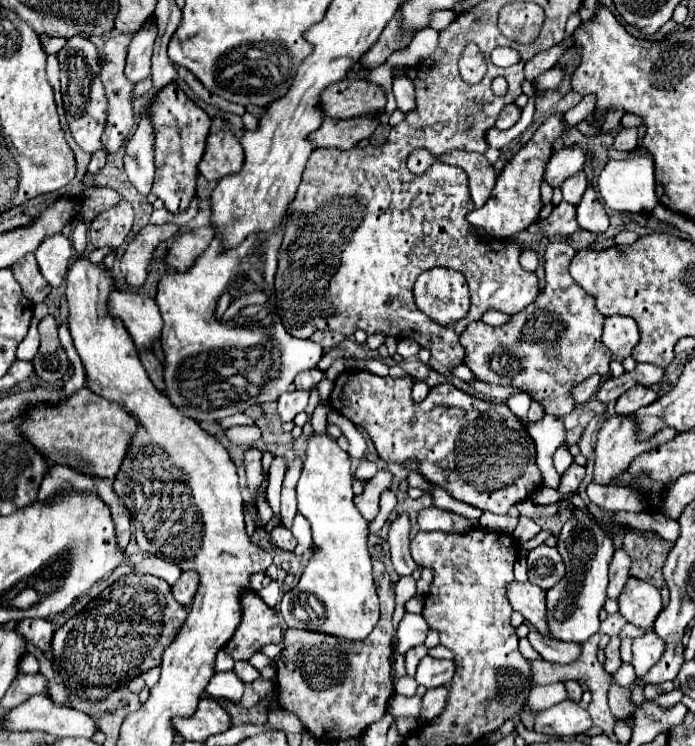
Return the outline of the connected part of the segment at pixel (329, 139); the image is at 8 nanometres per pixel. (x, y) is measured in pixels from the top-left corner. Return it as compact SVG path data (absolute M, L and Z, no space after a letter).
M358 116L348 120L326 118L324 124L316 132L312 132L310 138L316 148L336 146L340 150L350 150L360 140L368 138L378 124L380 124L378 118L370 118L370 116Z

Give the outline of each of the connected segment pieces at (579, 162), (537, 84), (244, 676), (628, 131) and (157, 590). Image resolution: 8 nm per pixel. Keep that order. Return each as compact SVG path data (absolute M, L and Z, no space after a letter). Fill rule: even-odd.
M578 146L556 150L546 166L544 182L548 182L552 188L558 188L566 178L582 170L582 166L584 166L584 152Z
M552 68L552 70L542 72L538 78L534 78L532 86L538 92L546 92L550 88L556 88L560 84L560 80L562 80L562 70L560 68Z
M236 662L236 666L234 666L234 672L238 674L238 678L242 680L242 682L254 682L256 678L260 678L260 670L256 670L256 668L252 668L248 662Z
M620 128L618 134L614 136L614 148L632 152L638 148L638 132L634 128Z
M124 576L54 632L54 668L68 690L82 690L88 700L102 700L132 678L160 666L164 648L176 638L186 616L186 608L174 600L170 586L162 578ZM164 630L166 636L162 636Z

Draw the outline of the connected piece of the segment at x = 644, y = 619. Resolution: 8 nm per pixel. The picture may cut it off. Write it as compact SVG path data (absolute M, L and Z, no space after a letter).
M630 578L618 598L618 606L626 622L646 632L648 628L652 628L656 616L662 610L662 598L652 584Z

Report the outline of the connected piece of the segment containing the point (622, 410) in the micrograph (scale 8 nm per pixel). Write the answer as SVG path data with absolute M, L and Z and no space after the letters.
M620 396L616 400L616 412L618 414L632 414L642 406L648 406L656 400L658 396Z

